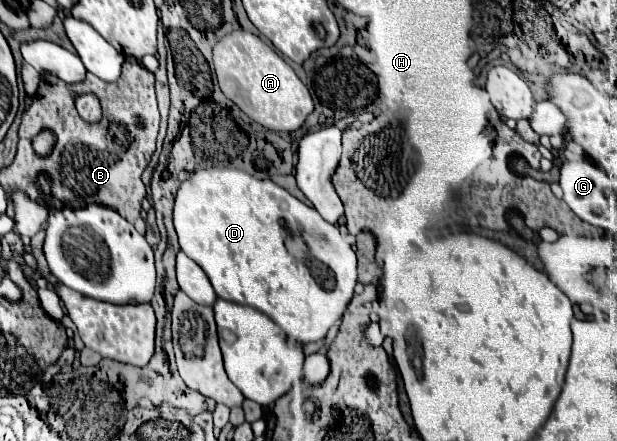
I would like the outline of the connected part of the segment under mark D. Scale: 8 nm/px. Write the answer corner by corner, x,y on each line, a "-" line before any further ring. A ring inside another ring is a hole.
203,168
187,178
177,190
175,230
179,236
181,250
193,258
209,276
219,298
257,308
279,324
287,336
299,342
323,340
327,330
343,318
357,284
357,254
351,244
343,238
337,224
329,224
313,208
291,196
285,188
271,180
257,180
243,170
235,168
-
297,232
307,246
303,260
295,258
287,244
285,234
-
307,260
317,260
323,266
307,266
-
331,270
331,290
323,288
323,276

